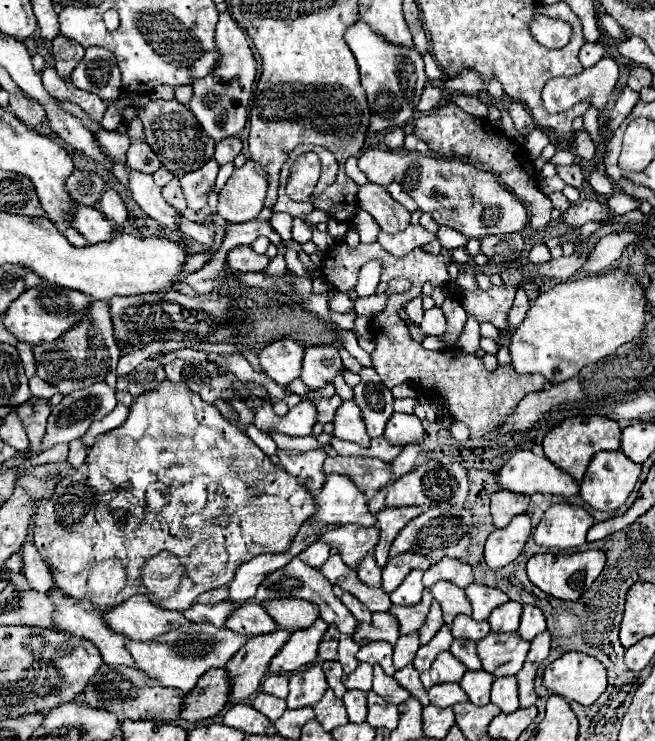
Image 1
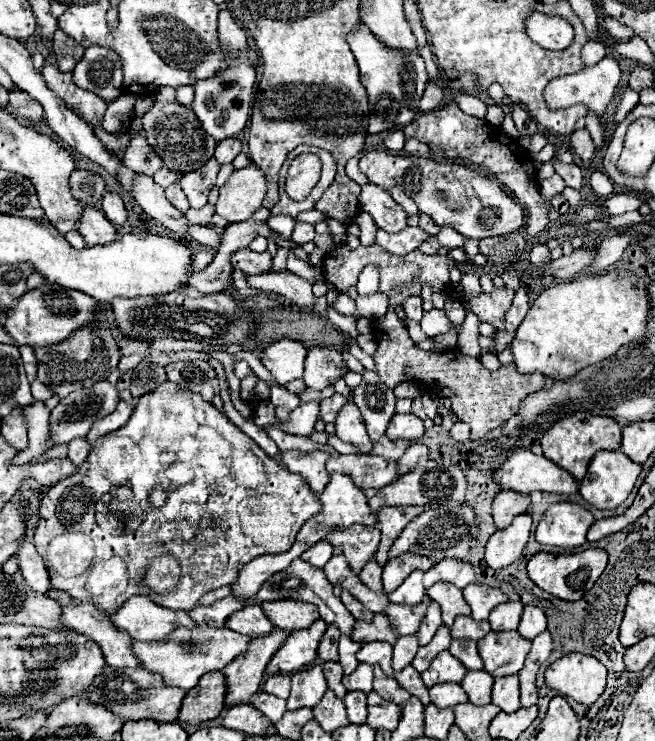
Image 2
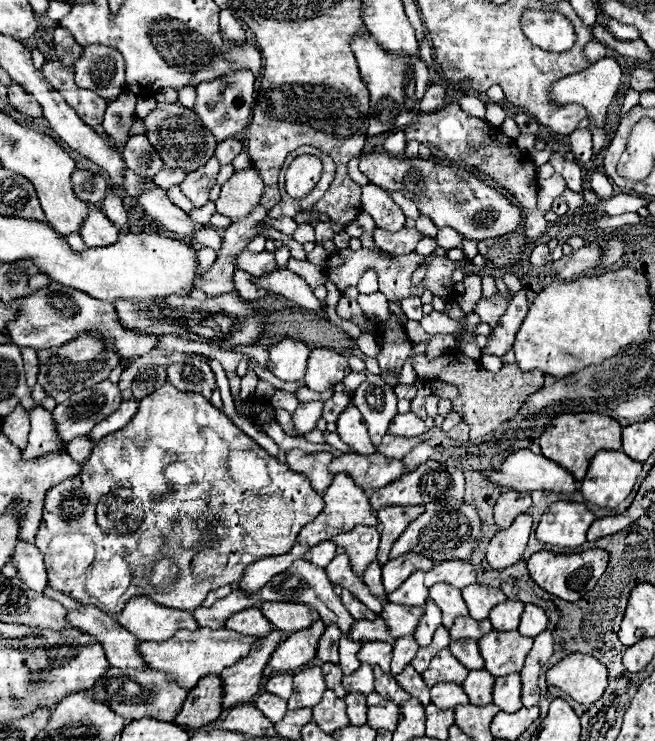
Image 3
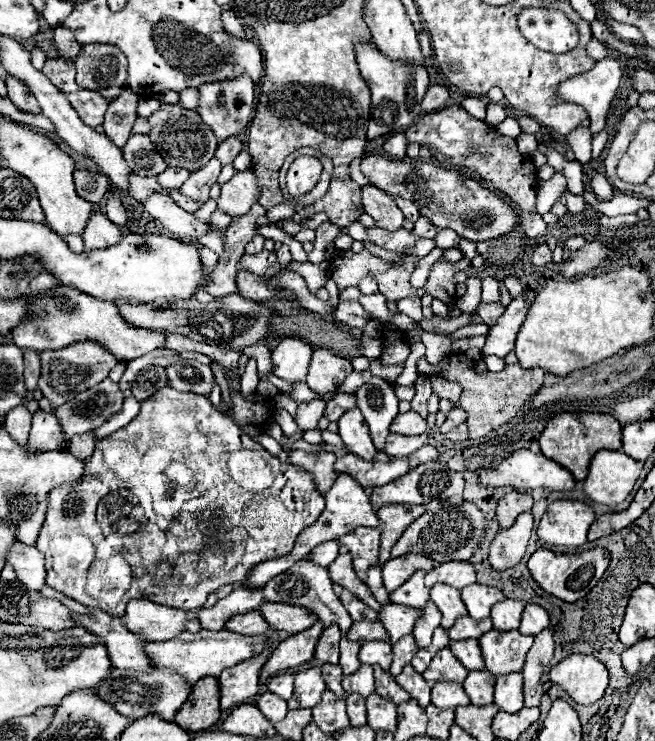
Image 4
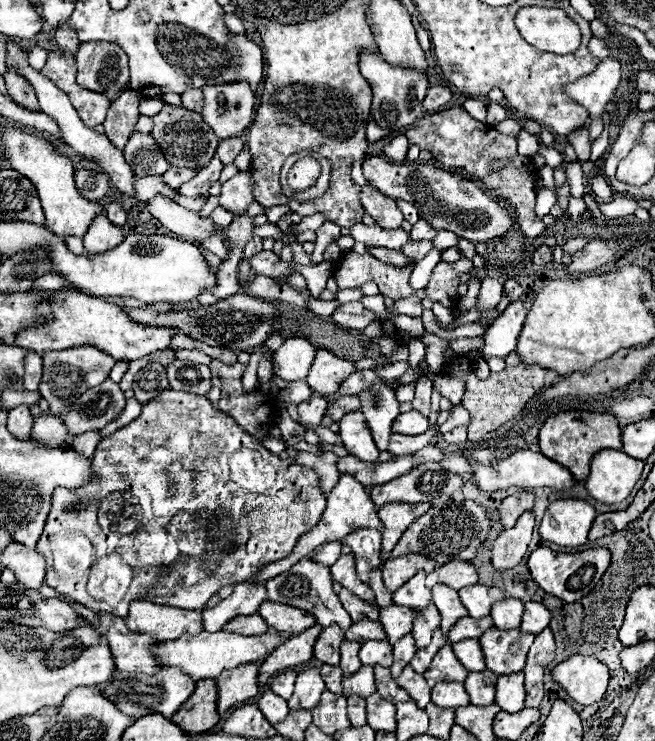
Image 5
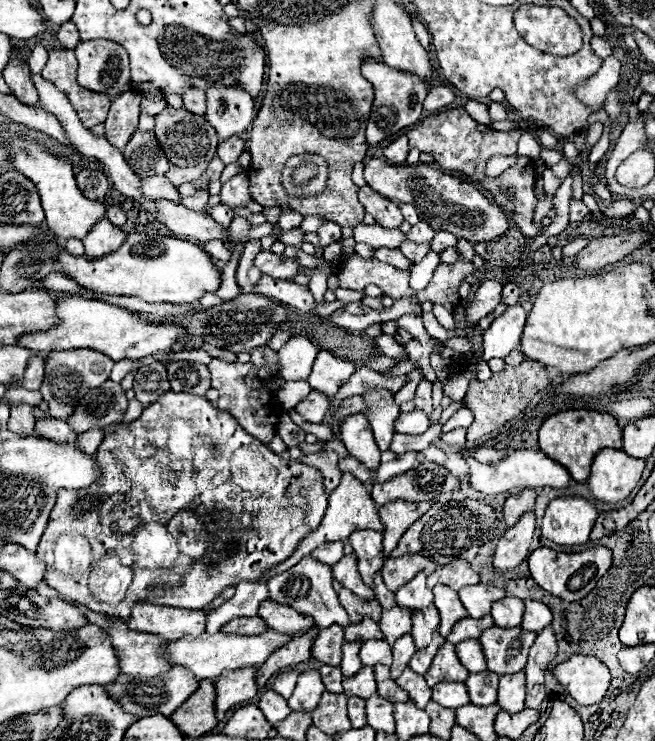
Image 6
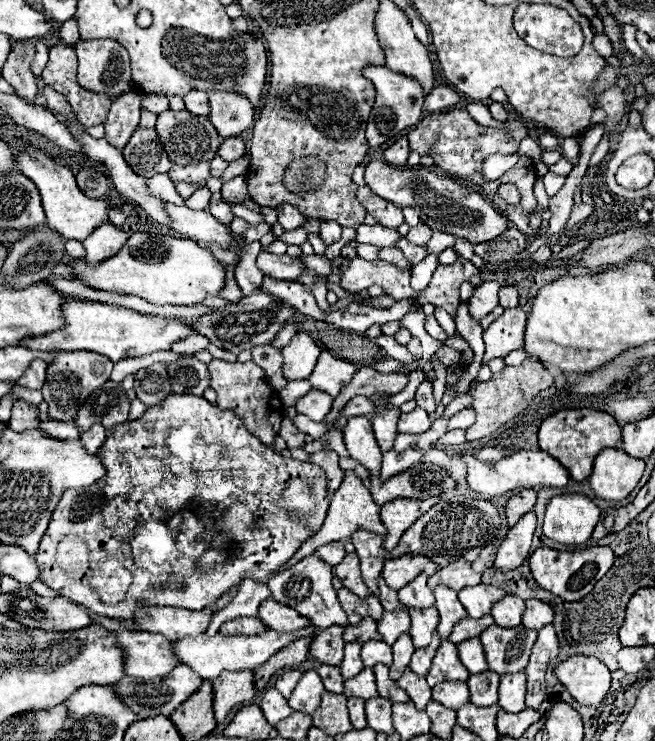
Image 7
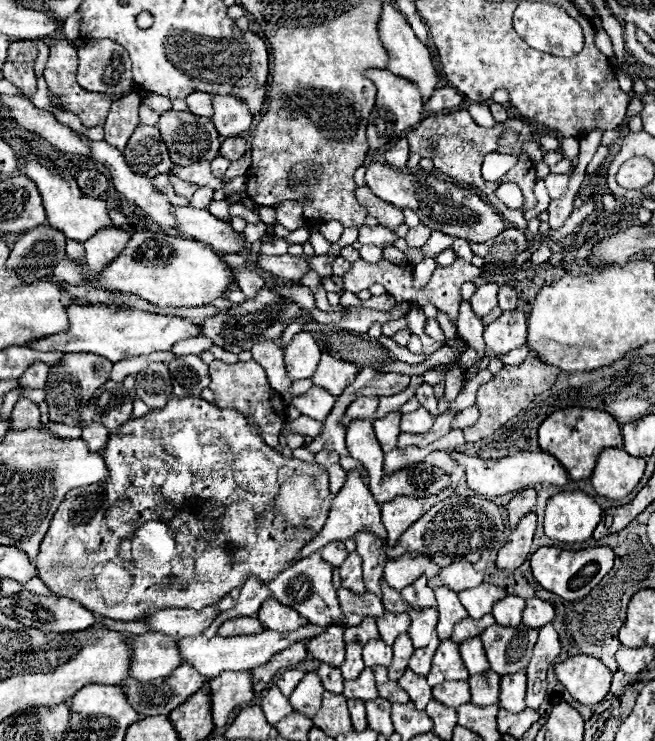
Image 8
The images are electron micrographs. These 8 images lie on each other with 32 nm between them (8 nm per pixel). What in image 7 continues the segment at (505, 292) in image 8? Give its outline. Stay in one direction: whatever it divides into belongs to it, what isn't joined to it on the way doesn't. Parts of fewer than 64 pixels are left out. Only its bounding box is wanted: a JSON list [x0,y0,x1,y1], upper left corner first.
[500,286,518,308]

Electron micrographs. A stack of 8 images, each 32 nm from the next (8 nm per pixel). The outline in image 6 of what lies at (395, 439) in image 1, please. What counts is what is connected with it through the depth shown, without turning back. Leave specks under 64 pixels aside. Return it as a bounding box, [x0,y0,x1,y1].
[396,410,430,434]

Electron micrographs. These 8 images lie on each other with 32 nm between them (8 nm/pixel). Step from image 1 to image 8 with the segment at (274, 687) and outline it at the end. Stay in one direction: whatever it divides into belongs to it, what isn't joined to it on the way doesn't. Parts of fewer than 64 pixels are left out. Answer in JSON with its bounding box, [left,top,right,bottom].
[278,668,306,696]

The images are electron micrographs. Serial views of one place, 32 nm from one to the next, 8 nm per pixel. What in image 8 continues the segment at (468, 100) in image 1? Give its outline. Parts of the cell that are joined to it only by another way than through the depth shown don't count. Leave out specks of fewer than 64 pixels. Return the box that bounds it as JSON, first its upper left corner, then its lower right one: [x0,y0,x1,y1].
[468,104,496,128]

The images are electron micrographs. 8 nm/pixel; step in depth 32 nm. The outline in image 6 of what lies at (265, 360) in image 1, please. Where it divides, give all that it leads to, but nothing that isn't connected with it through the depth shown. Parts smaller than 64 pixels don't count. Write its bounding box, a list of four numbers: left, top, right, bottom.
[280,336,320,380]

